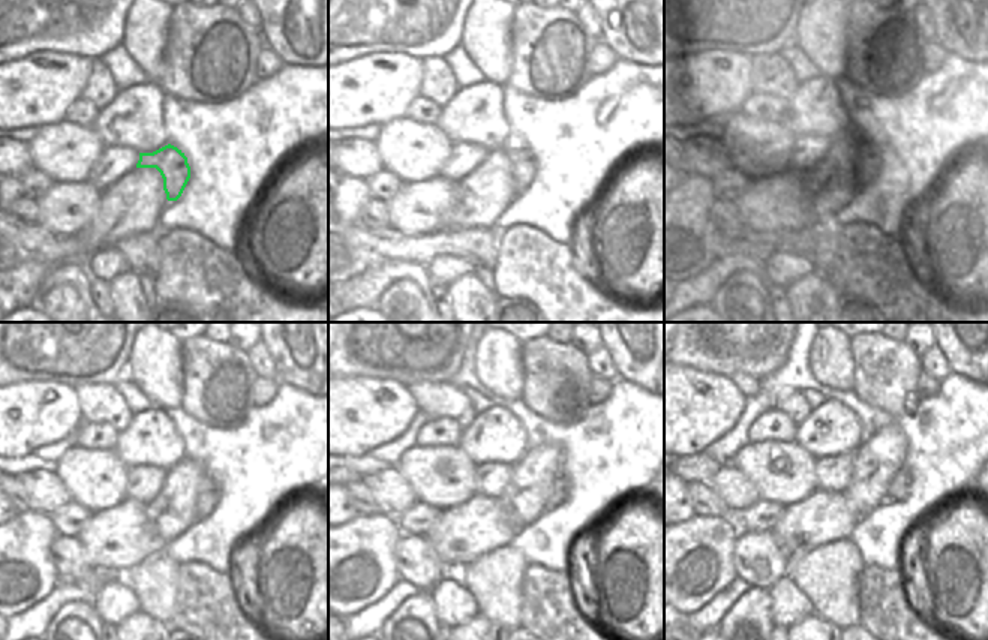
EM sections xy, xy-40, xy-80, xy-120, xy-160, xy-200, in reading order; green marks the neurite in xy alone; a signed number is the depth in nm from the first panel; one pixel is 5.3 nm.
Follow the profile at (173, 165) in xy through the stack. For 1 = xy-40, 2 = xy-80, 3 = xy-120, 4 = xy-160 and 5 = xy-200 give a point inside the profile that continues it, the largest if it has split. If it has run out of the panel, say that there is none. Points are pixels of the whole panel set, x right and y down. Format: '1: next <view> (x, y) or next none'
1: next xy-40 (522, 162)
2: next xy-80 (868, 158)
3: next xy-120 (207, 499)
4: next xy-160 (561, 484)
5: next xy-200 (900, 486)

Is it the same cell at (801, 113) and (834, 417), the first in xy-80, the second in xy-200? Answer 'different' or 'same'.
same

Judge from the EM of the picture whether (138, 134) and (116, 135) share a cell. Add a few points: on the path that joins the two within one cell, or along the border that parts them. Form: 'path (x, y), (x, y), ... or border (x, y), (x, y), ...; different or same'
path (132, 134), (122, 134); same

